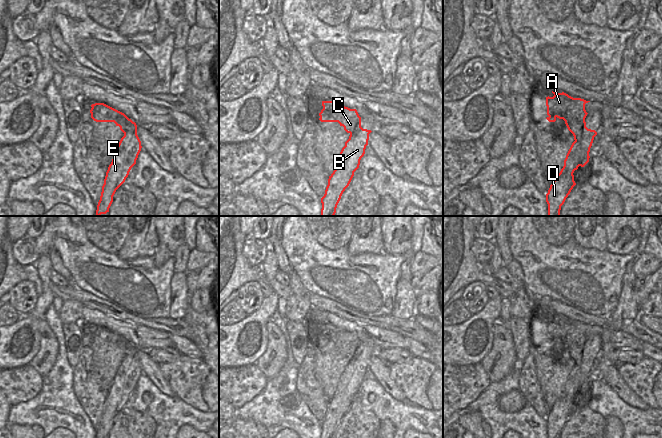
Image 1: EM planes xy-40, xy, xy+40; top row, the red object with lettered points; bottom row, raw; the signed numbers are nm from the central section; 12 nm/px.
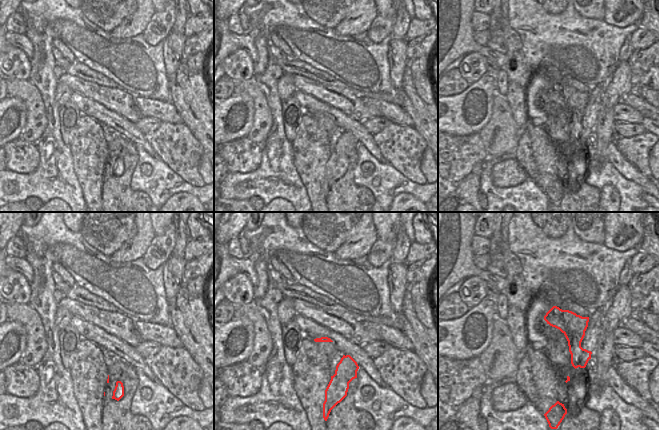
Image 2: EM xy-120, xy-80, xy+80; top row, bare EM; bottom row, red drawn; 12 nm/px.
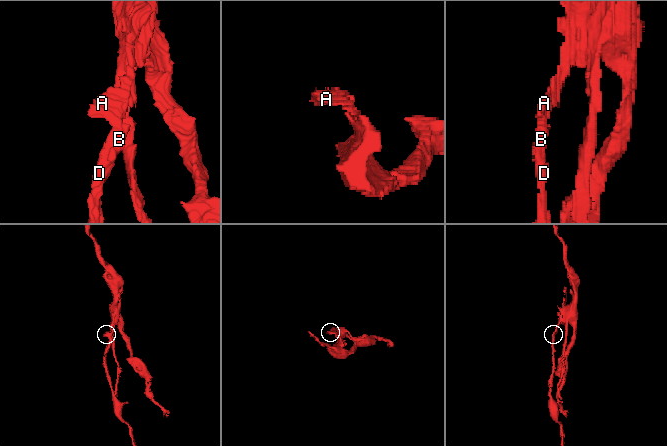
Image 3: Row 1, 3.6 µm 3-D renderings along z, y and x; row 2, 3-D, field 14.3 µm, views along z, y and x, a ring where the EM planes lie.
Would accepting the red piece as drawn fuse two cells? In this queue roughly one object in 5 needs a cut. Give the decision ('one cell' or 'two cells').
two cells

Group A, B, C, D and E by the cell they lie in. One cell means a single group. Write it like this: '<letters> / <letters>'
A C / B D E

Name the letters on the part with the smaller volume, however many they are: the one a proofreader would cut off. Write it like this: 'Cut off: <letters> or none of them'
Cut off: B, D, E

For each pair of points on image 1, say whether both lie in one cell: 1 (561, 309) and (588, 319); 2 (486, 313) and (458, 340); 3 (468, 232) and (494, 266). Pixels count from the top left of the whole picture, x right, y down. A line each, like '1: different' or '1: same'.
1: same
2: same
3: different

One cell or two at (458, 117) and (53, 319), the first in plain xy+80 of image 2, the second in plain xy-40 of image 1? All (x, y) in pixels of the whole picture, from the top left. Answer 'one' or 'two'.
two

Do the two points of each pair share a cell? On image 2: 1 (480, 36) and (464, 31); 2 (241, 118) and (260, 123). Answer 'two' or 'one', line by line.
1: two
2: two

